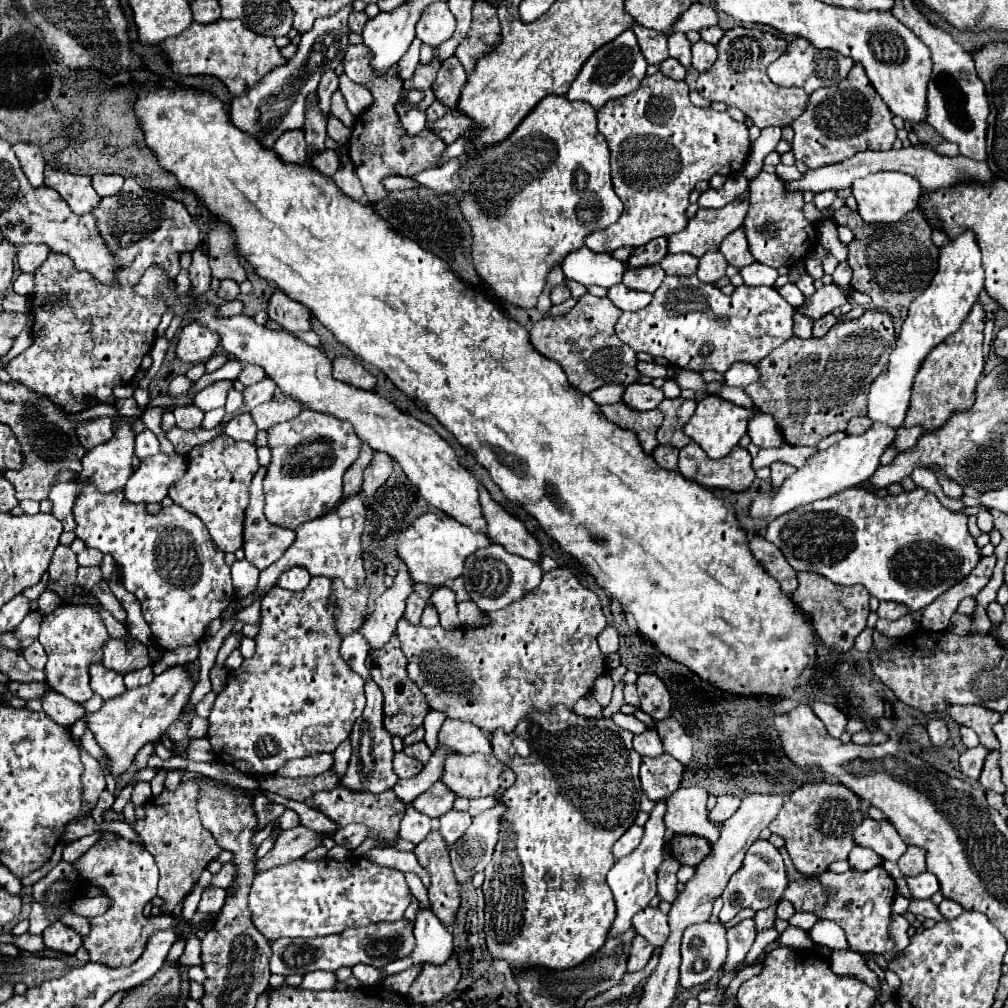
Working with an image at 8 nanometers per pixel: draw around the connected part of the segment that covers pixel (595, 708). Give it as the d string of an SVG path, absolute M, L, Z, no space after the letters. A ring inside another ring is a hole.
M592 694L582 696L582 698L574 704L574 708L576 708L576 714L584 714L584 716L590 716L590 718L602 714L602 706L596 702L596 698L594 698Z

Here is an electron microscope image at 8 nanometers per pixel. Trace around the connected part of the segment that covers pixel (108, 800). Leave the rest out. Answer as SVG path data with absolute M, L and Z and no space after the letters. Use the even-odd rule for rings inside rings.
M104 790L100 794L98 804L92 812L92 816L94 820L96 820L96 823L100 824L104 821L102 820L102 814L104 814L104 810L109 809L114 802L115 802L115 796L108 790Z

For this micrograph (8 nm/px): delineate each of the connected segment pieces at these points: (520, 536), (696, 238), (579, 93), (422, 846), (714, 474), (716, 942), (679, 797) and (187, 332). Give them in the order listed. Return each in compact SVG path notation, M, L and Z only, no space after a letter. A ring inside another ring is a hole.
M480 488L480 504L484 518L488 520L490 538L502 544L510 554L518 554L526 560L540 562L540 542L524 528L524 524L508 514L498 502L490 498L486 488Z
M734 200L732 204L712 210L700 208L688 226L668 238L668 252L678 254L686 252L700 258L704 252L718 250L720 242L742 226L744 216L750 208L750 200Z
M626 30L620 36L616 36L612 42L604 44L600 50L596 50L588 58L588 62L582 66L580 74L572 82L566 98L568 100L584 100L584 102L592 104L594 110L600 110L608 100L616 100L616 98L622 98L622 96L634 92L640 86L642 78L646 76L646 66L648 64L638 48L634 32Z
M432 830L414 850L418 862L428 870L430 874L430 902L432 902L432 912L440 918L442 924L450 926L454 924L456 910L460 908L460 892L458 884L450 866L450 856L448 856L448 844L440 836L438 830Z
M690 442L680 450L678 470L684 478L708 488L726 488L734 492L748 490L756 474L750 466L752 456L746 448L732 448L732 452L720 460L710 460L696 442Z
M720 922L688 926L682 936L680 986L692 988L708 982L724 964L726 954L726 928Z
M688 786L678 788L666 802L666 814L664 824L674 834L696 834L704 836L710 842L718 840L720 830L714 828L714 824L708 822L708 810L706 810L708 792L700 786Z
M190 322L178 334L176 356L182 362L206 362L214 354L218 342L220 336L216 336L216 332L200 326L198 322Z

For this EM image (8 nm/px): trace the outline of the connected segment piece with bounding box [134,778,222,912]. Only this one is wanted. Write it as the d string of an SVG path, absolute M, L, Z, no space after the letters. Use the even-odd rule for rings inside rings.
M196 778L186 784L180 784L176 792L162 790L158 798L152 798L146 804L146 818L134 822L134 830L142 836L144 848L154 856L156 866L160 870L158 898L166 902L166 906L162 906L162 912L174 910L174 906L196 886L208 862L212 862L222 852L222 848L216 844L212 834L202 826L198 818L198 794L200 790Z

